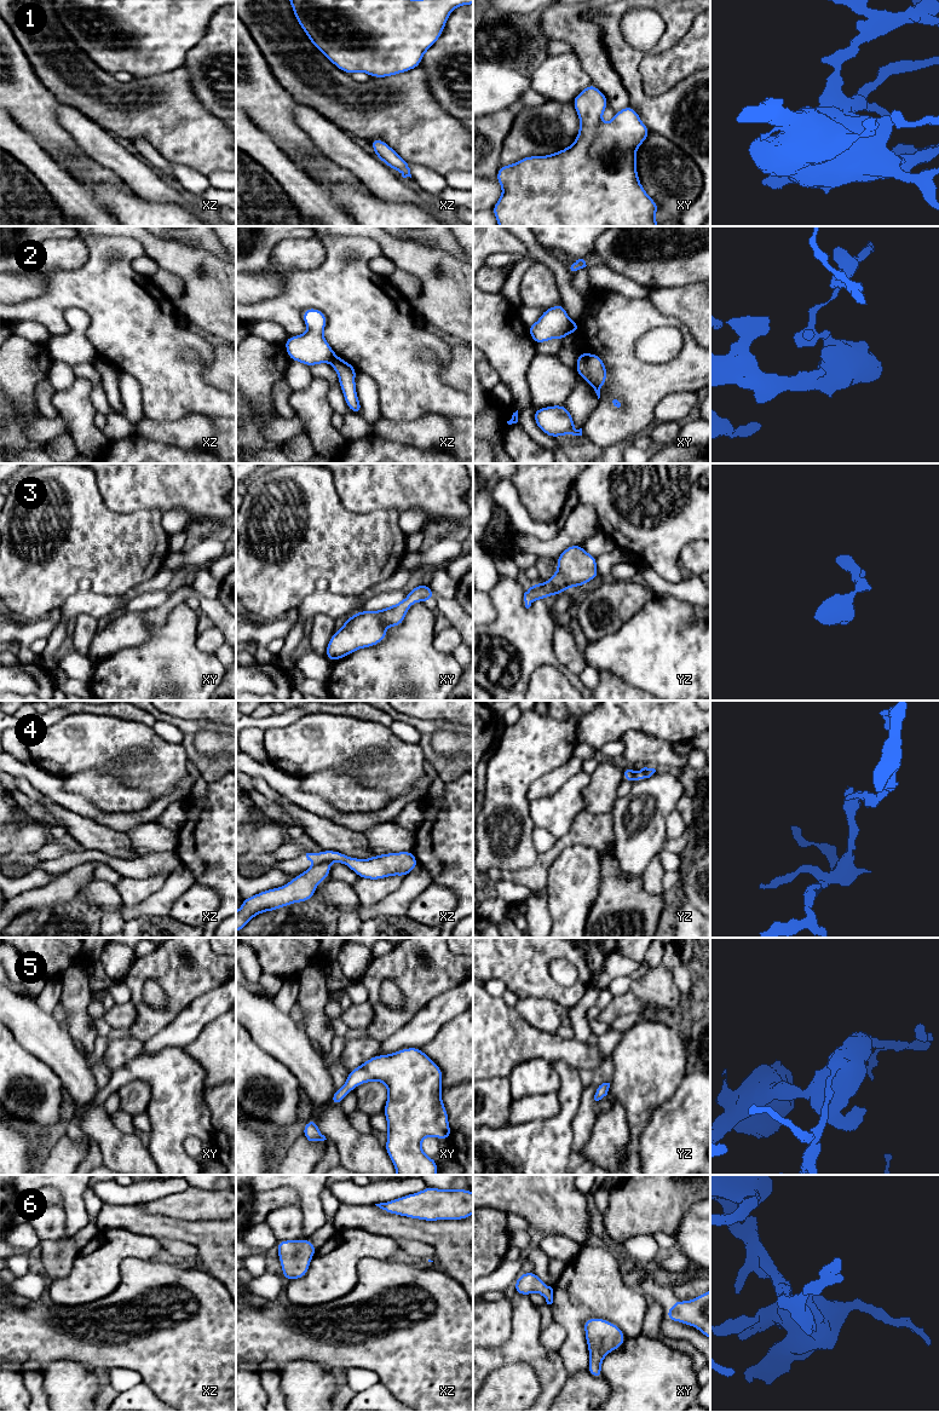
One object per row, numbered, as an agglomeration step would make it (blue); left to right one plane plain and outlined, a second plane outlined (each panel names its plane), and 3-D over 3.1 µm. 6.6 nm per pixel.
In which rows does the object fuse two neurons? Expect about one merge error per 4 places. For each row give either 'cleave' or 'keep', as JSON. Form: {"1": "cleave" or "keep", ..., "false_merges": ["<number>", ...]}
{"1": "keep", "2": "cleave", "3": "keep", "4": "cleave", "5": "keep", "6": "keep", "false_merges": ["2", "4"]}

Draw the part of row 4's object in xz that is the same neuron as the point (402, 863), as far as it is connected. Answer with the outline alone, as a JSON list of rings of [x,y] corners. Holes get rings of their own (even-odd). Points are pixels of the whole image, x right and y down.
[[[322,851],[319,853],[306,853],[306,858],[315,865],[332,861],[342,863],[355,871],[359,878],[368,880],[381,880],[393,875],[405,877],[419,865],[411,851],[379,854],[369,859],[352,858],[338,851]]]

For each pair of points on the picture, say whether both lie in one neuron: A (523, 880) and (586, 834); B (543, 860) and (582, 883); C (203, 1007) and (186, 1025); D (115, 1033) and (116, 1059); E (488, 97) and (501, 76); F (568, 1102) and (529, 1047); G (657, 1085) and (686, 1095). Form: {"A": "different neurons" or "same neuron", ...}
{"A": "same neuron", "B": "different neurons", "C": "same neuron", "D": "different neurons", "E": "same neuron", "F": "different neurons", "G": "different neurons"}

